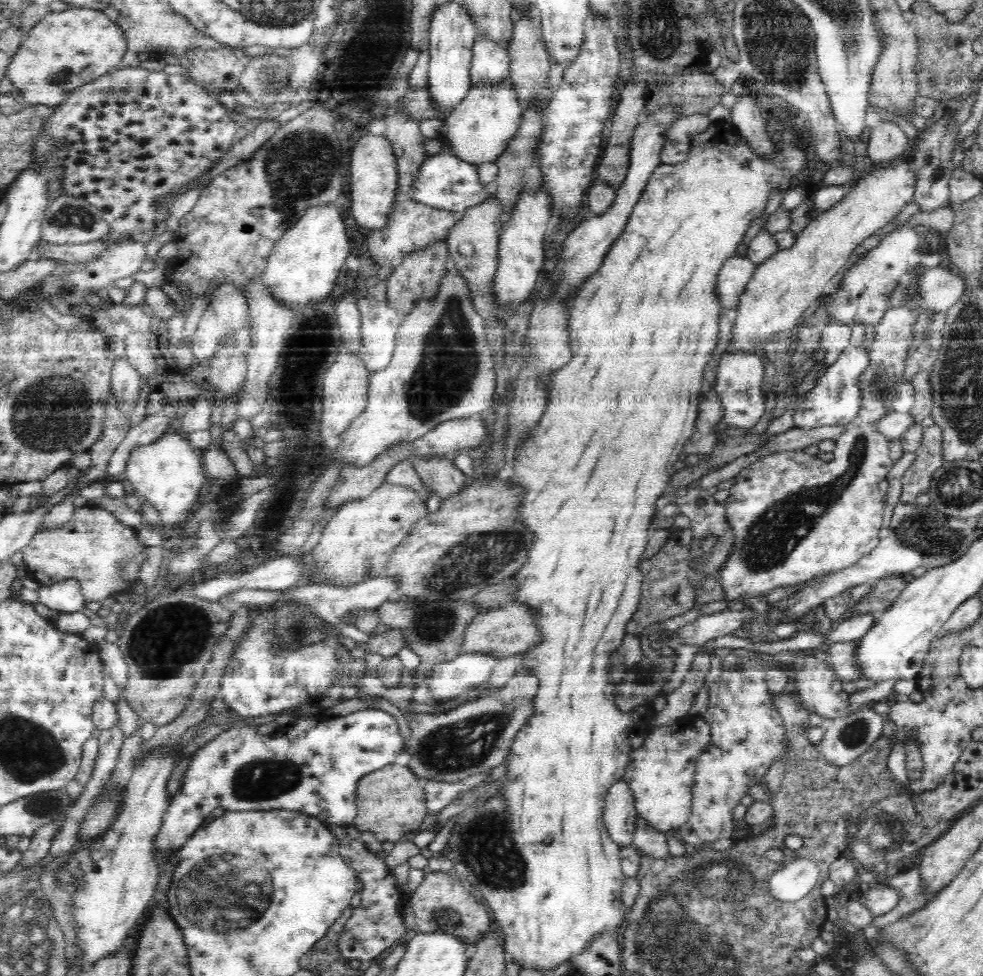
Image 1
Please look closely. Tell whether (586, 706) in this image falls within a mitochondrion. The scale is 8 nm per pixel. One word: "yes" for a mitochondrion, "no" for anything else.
no

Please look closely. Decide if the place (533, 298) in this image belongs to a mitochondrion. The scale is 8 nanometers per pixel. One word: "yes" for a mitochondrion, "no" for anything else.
no

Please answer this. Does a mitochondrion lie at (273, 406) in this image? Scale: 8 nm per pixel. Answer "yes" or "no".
no

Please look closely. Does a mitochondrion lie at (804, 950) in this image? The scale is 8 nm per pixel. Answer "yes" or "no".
no

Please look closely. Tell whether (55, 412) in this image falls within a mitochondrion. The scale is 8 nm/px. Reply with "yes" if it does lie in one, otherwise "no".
yes

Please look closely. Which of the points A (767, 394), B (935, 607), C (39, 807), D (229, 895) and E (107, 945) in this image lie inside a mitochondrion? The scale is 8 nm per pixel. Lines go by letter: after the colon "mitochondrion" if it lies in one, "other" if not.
A: other
B: other
C: mitochondrion
D: mitochondrion
E: other

